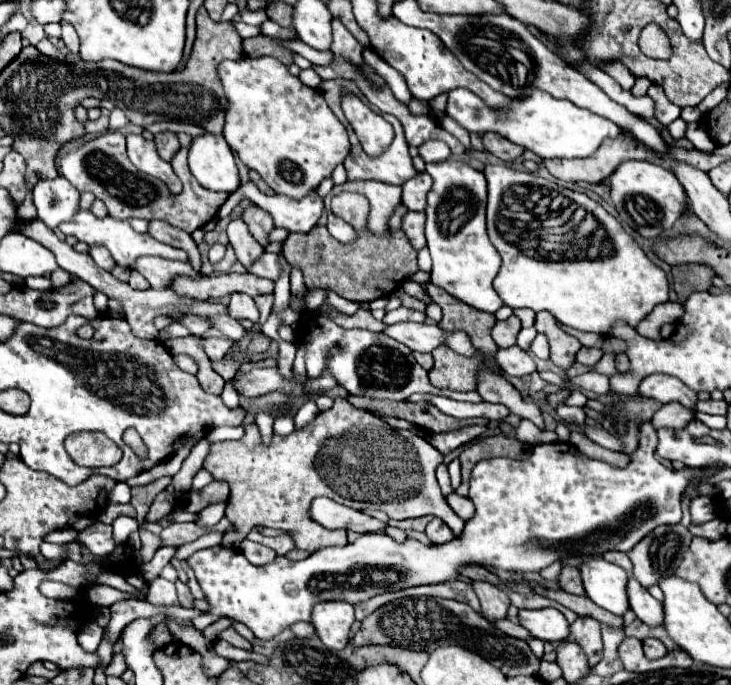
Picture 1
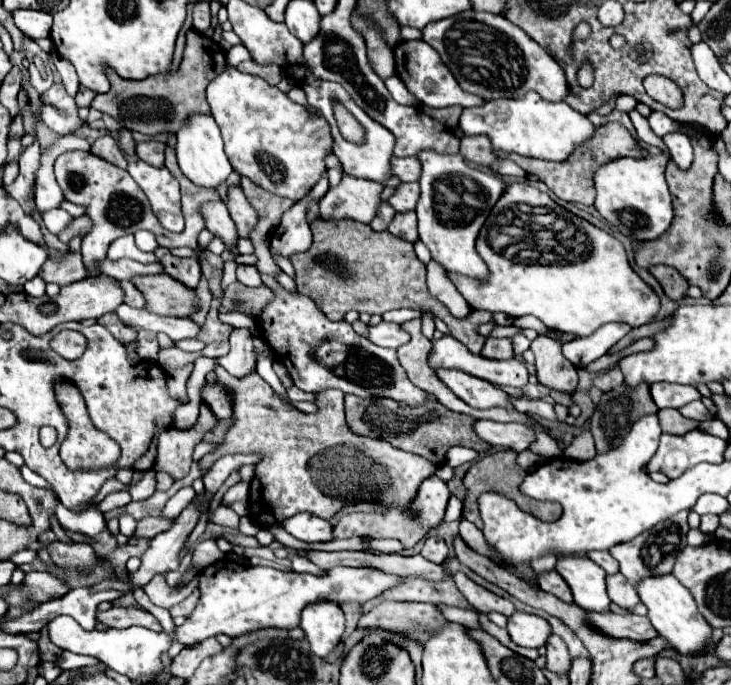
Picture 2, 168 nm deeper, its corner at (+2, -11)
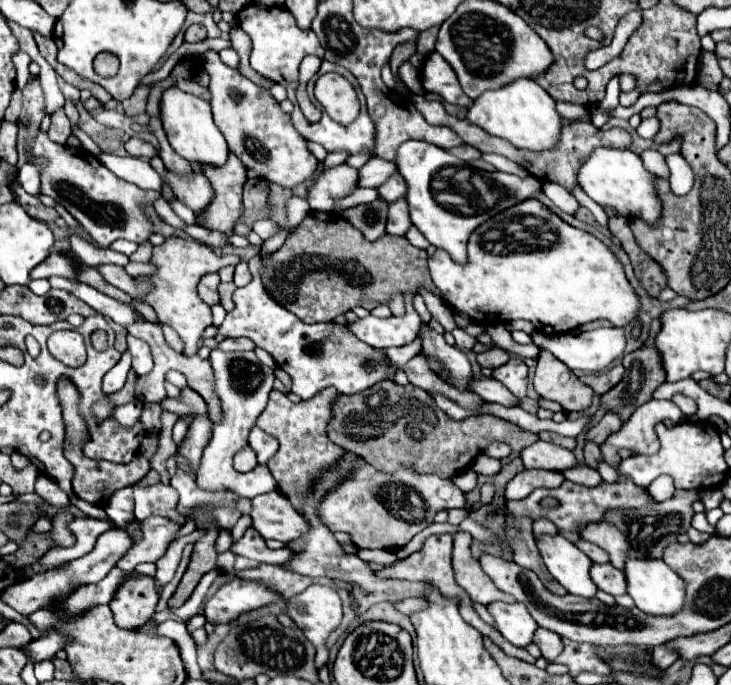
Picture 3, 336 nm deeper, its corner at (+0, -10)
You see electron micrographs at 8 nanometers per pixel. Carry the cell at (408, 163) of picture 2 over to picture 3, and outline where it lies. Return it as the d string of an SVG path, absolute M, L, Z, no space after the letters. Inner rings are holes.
M371 158L361 170L359 170L359 186L367 188L367 186L381 186L383 182L387 182L393 174L397 172L395 162L383 160L383 158Z

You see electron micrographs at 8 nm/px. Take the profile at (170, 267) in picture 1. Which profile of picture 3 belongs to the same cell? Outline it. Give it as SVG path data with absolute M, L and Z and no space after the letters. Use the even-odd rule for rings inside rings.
M79 234L71 236L71 250L77 254L77 258L91 266L91 268L99 268L101 264L117 264L117 266L127 266L129 258L121 252L113 252L111 248L107 250L99 250L97 246L93 246L91 242L83 240Z

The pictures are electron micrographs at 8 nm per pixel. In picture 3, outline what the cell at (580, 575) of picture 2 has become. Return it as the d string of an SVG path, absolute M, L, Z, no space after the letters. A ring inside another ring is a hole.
M561 534L543 536L537 540L539 552L551 576L569 592L583 598L595 598L597 586L591 580L591 558L587 558L575 544Z

